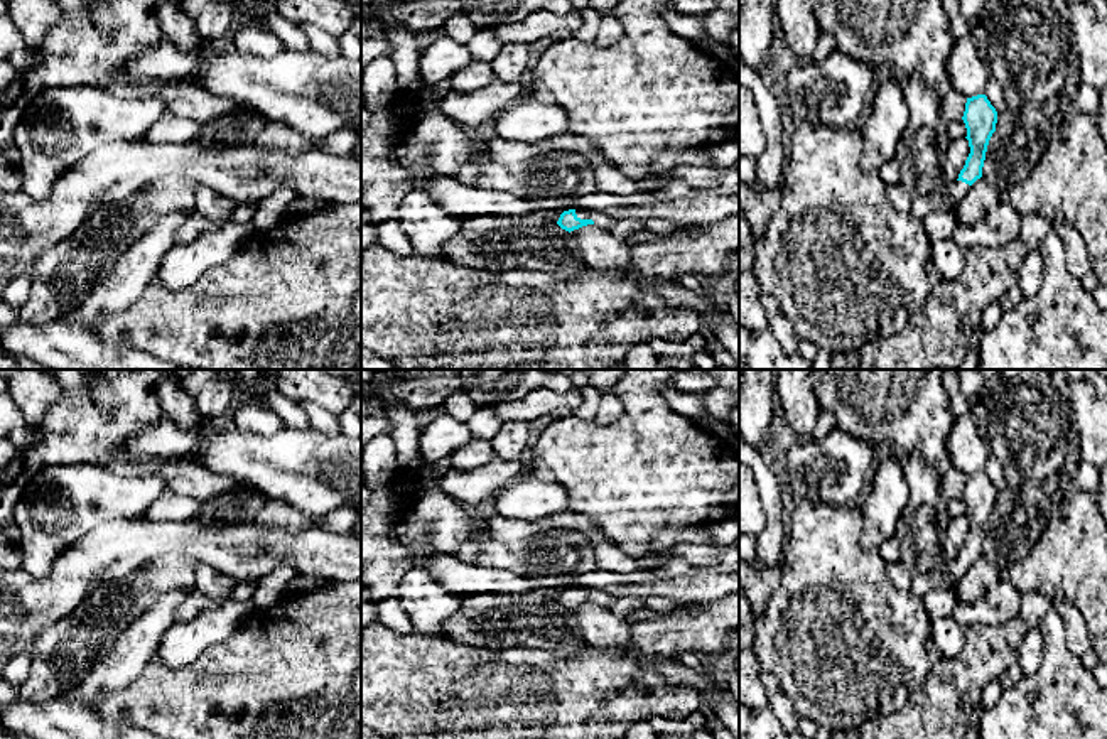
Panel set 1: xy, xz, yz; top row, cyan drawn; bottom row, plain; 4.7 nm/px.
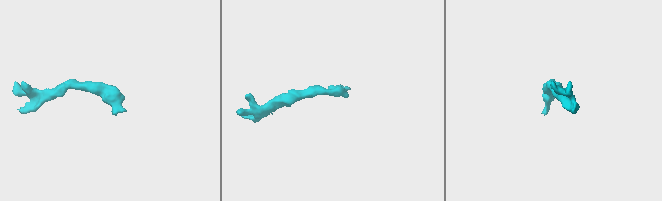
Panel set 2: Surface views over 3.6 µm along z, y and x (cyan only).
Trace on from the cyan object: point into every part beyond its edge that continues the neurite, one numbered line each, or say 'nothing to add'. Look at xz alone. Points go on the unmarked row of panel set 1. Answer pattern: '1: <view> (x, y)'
1: xz (599, 598)

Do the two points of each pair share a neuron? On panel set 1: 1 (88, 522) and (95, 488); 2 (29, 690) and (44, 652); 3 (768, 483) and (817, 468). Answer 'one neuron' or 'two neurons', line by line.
1: one neuron
2: one neuron
3: two neurons

